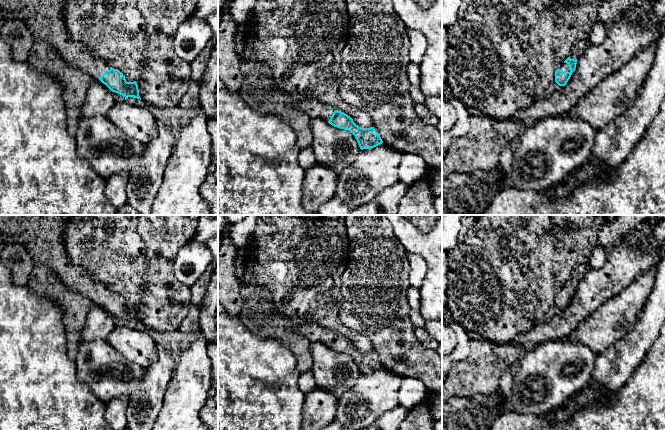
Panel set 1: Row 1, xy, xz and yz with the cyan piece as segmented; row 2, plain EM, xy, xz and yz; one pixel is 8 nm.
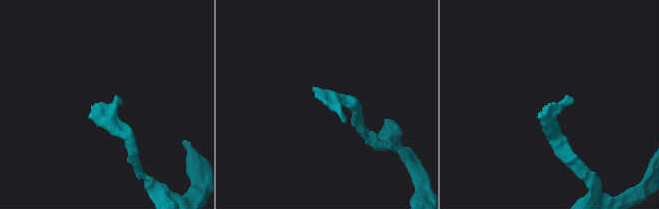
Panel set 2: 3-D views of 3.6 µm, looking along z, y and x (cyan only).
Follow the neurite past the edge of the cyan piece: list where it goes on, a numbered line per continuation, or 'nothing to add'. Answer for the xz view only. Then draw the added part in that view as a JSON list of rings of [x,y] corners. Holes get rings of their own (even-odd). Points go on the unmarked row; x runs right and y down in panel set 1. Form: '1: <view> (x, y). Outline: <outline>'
1: xz (315, 333). Outline: [[[310,324],[302,327],[297,327],[296,330],[307,337],[310,342],[322,342],[329,345],[335,333],[318,325]]]

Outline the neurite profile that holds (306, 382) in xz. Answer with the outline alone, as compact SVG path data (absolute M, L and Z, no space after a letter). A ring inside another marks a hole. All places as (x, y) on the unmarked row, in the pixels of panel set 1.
M312 371L300 373L298 386L305 395L315 390L317 386Z

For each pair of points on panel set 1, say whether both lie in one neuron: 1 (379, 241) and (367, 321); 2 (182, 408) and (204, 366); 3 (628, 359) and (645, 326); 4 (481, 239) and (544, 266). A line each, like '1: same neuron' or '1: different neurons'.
1: same neuron
2: same neuron
3: same neuron
4: same neuron

